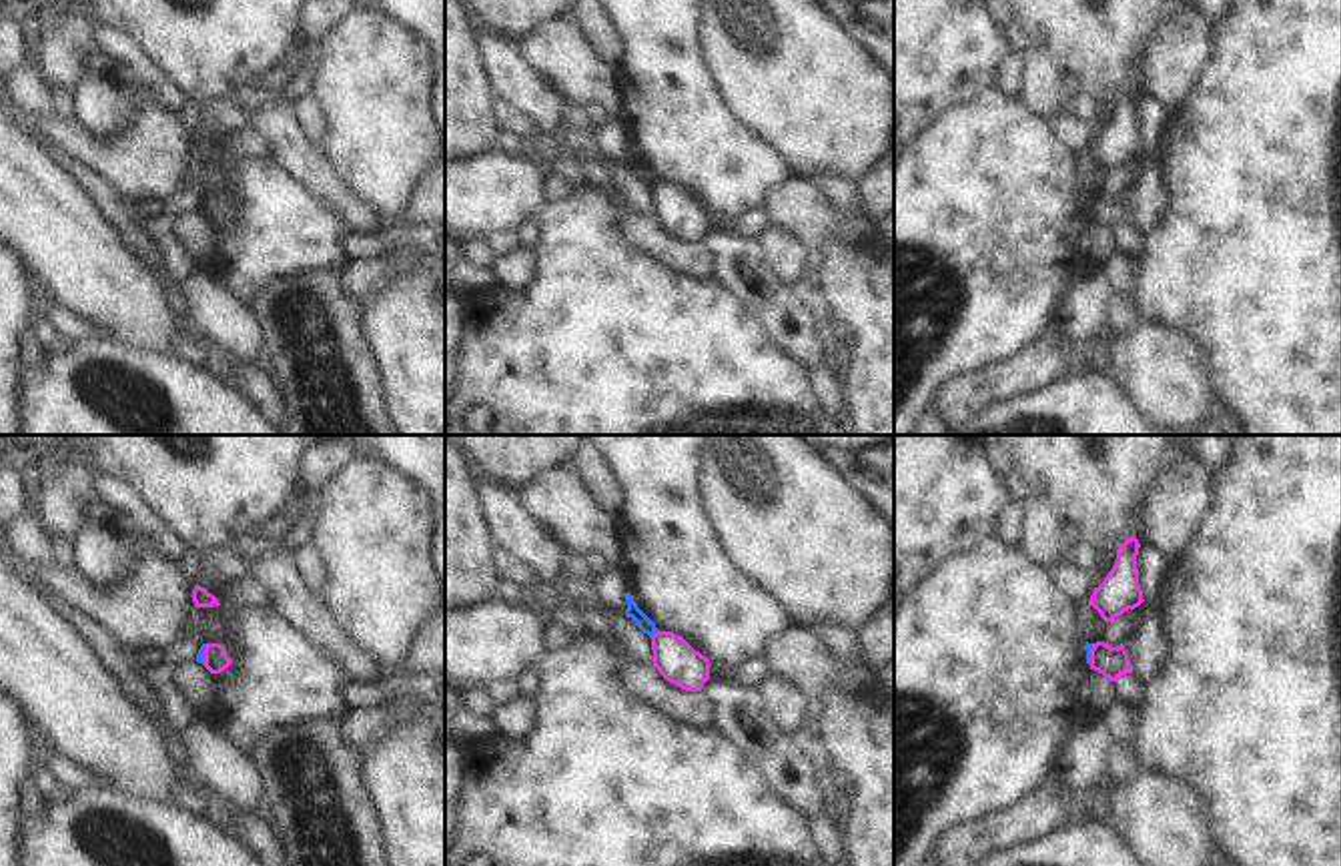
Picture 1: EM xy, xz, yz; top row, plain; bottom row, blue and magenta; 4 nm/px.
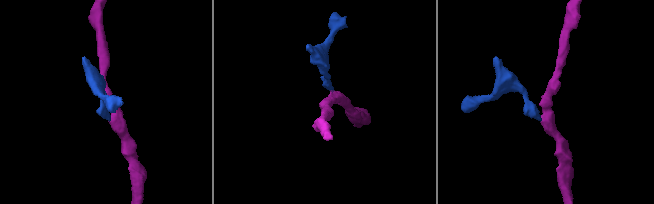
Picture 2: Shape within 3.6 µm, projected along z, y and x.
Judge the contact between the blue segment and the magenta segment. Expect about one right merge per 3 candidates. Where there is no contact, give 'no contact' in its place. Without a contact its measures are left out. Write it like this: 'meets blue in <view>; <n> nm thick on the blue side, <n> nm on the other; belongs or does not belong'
meets blue in xz; 60 nm thick on the blue side, 170 nm on the other; does not belong

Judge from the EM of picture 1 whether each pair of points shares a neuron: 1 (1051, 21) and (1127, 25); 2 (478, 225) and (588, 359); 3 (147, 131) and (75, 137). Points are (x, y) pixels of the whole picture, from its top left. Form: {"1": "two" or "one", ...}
{"1": "one", "2": "two", "3": "one"}

